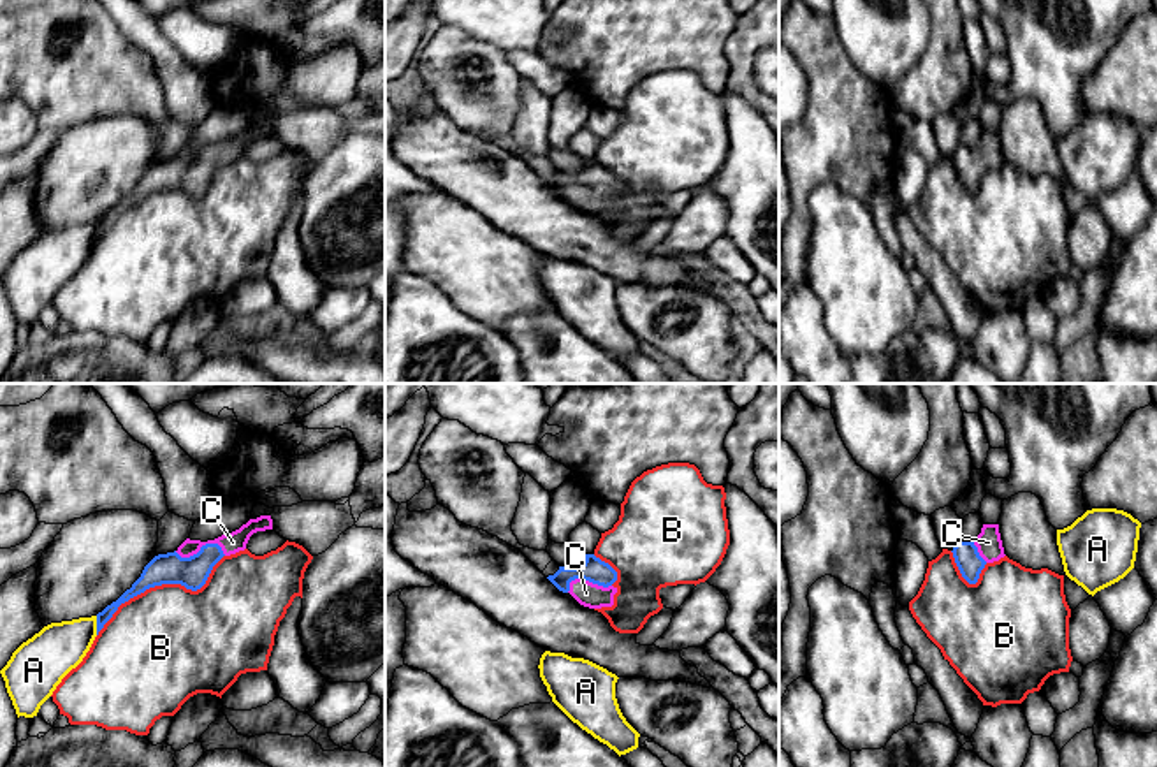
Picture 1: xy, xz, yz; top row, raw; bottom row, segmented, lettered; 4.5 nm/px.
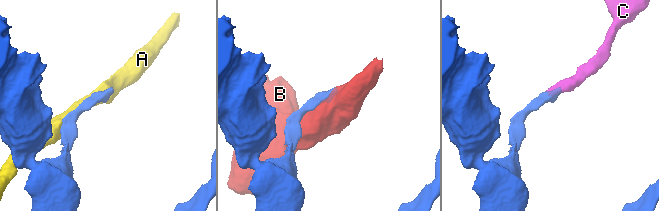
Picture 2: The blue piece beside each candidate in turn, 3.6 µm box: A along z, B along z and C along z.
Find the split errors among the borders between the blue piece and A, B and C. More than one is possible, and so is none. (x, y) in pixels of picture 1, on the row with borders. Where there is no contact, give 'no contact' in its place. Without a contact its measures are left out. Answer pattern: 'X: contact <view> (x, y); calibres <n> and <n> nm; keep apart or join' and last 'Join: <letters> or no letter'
A: contact xy (97, 625); calibres 60 and 240 nm; keep apart
B: contact xy (160, 584); calibres 150 and 480 nm; keep apart
C: contact xy (201, 547); calibres 150 and 100 nm; join
Join: C

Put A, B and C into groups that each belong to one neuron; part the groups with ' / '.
A / B / C

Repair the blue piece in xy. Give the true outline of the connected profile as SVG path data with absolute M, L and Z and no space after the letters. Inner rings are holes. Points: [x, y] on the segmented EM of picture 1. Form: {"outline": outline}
{"outline": "M271 515L250 519L239 530L215 540L200 542L186 538L174 552L155 556L141 577L116 602L97 614L97 635L113 617L118 607L149 588L162 584L181 584L186 589L200 589L213 566L223 558L246 549L250 537L257 531L273 530Z"}

